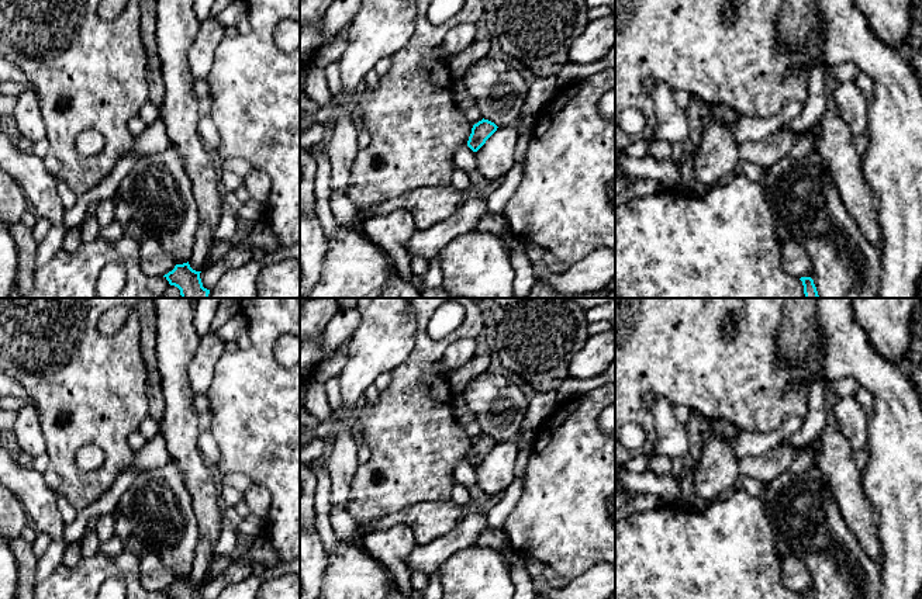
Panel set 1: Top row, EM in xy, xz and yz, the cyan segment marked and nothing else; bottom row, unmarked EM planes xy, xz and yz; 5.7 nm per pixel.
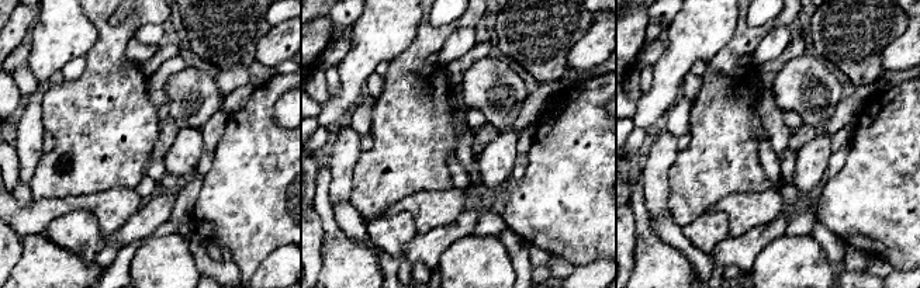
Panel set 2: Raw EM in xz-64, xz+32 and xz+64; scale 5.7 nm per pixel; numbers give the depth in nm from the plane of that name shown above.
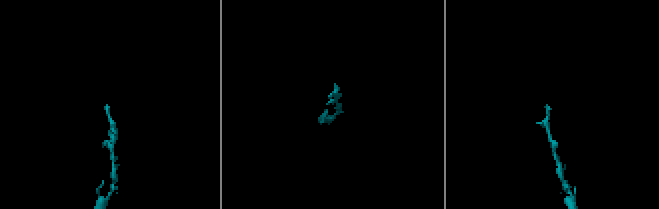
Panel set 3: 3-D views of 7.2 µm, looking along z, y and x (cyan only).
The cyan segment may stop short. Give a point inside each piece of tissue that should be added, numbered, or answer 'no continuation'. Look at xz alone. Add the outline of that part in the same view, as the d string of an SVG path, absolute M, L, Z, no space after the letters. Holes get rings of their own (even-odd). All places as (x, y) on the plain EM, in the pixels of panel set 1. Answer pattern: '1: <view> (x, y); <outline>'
no continuation

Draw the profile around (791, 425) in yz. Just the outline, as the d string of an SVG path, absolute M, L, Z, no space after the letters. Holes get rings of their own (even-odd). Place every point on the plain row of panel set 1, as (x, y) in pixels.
M790 418L778 429L777 433L781 439L798 432L804 426L802 418Z

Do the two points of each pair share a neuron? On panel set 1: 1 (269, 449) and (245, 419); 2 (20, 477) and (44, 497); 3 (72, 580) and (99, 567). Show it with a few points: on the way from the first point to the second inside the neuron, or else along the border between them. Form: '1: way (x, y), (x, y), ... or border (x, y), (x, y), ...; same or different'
1: way (268, 442), (252, 426); same
2: way (26, 482), (38, 495); same
3: way (79, 580), (85, 580), (92, 572); same

